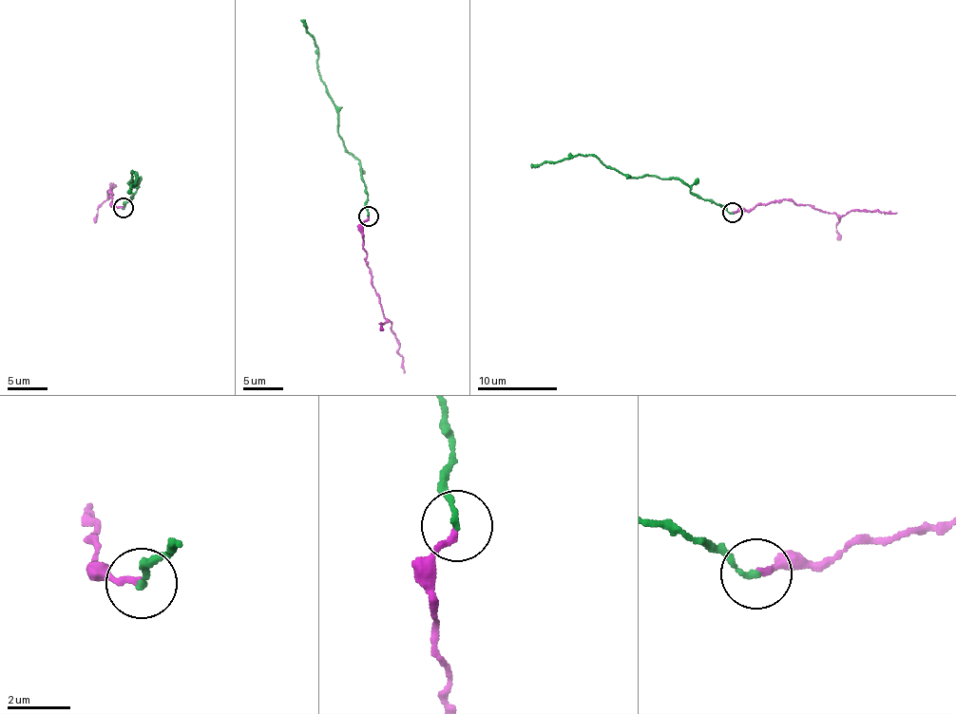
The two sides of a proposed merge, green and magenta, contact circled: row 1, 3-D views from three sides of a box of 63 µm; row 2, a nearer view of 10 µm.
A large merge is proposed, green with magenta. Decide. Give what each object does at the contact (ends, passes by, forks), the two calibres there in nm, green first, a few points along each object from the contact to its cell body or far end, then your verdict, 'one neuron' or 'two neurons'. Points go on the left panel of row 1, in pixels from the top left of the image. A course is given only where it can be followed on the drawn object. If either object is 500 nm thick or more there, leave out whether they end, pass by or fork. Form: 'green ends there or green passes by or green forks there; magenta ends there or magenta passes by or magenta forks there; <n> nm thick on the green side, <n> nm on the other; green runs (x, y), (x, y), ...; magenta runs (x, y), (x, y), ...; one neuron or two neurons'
green ends there; magenta ends there; 170 nm thick on the green side, 180 nm on the other; green runs (124, 207), (138, 185), (135, 180), (127, 182), (135, 188), (130, 181), (132, 171), (137, 175), (127, 194); magenta runs (124, 207), (111, 204), (112, 191), (108, 190), (111, 189), (106, 194), (109, 197), (114, 188), (110, 183); one neuron

